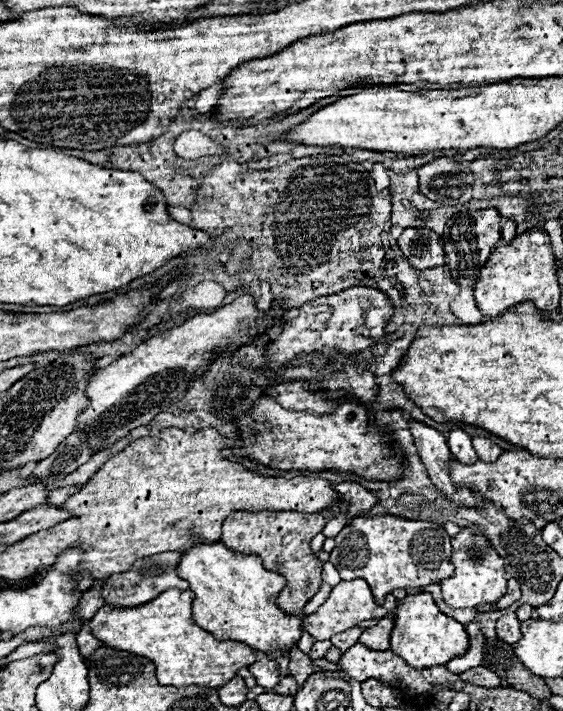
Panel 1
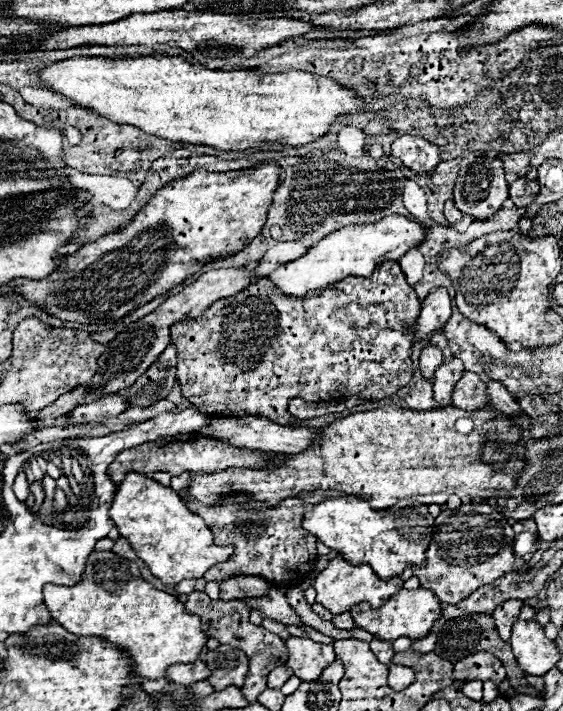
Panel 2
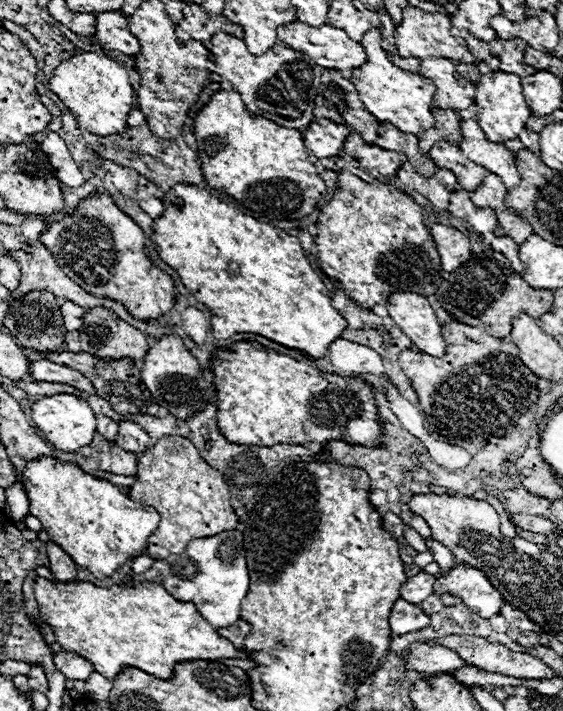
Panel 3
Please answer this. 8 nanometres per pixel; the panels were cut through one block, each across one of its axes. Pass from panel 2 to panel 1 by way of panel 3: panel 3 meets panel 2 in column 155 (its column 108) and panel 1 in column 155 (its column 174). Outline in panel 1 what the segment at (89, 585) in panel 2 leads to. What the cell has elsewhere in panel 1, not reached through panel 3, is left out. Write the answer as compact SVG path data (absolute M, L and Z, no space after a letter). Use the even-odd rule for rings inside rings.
M166 590L150 604L144 604L140 608L126 608L116 610L110 606L100 608L94 618L90 620L92 634L102 640L106 646L112 646L116 650L126 650L138 656L144 656L156 664L156 678L162 686L210 686L220 688L228 684L240 668L248 668L256 660L256 650L252 650L246 644L240 642L220 642L210 632L200 628L192 618L192 600L194 594L190 590Z

